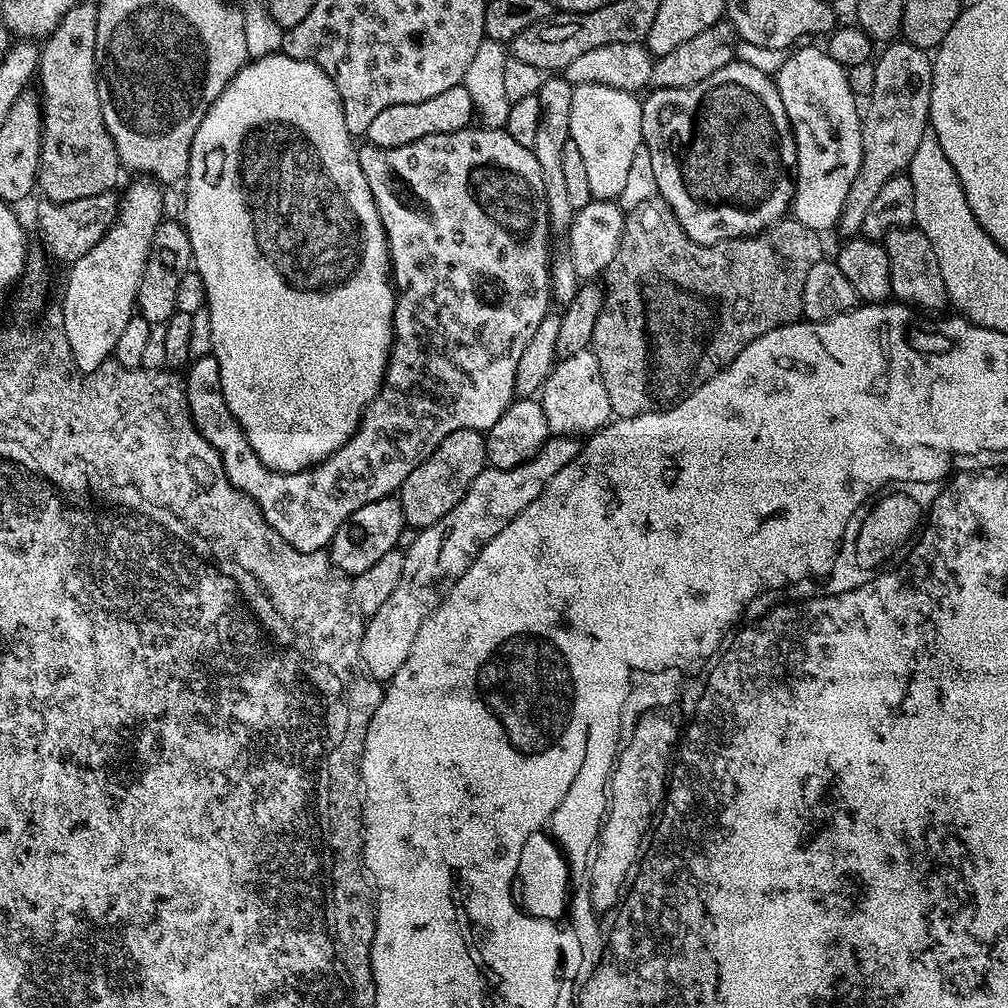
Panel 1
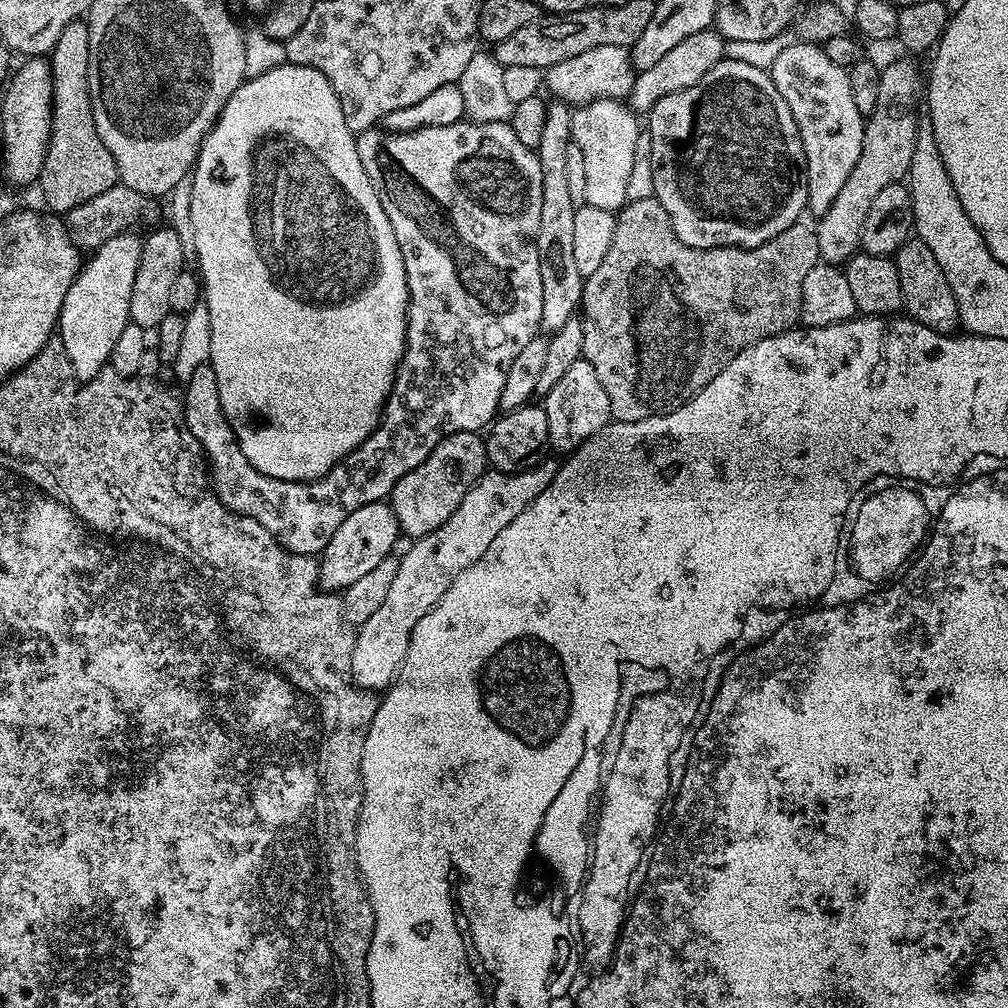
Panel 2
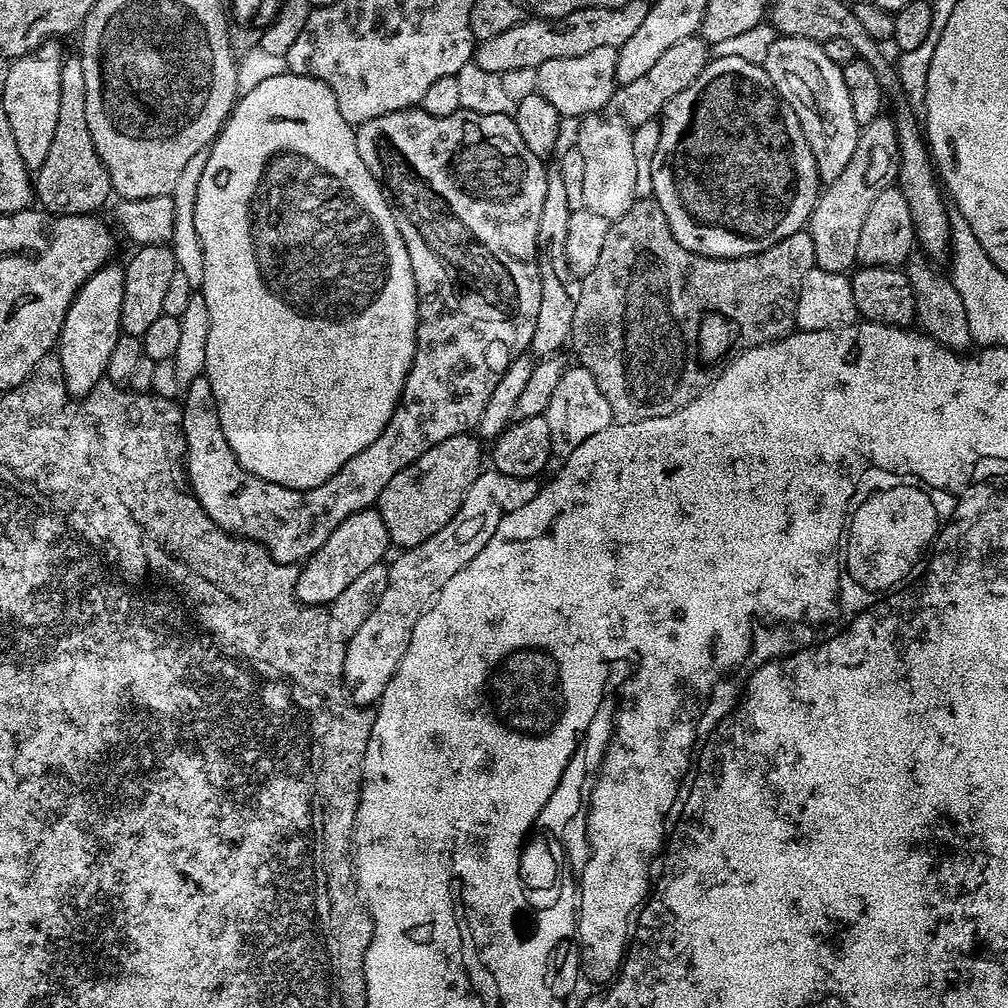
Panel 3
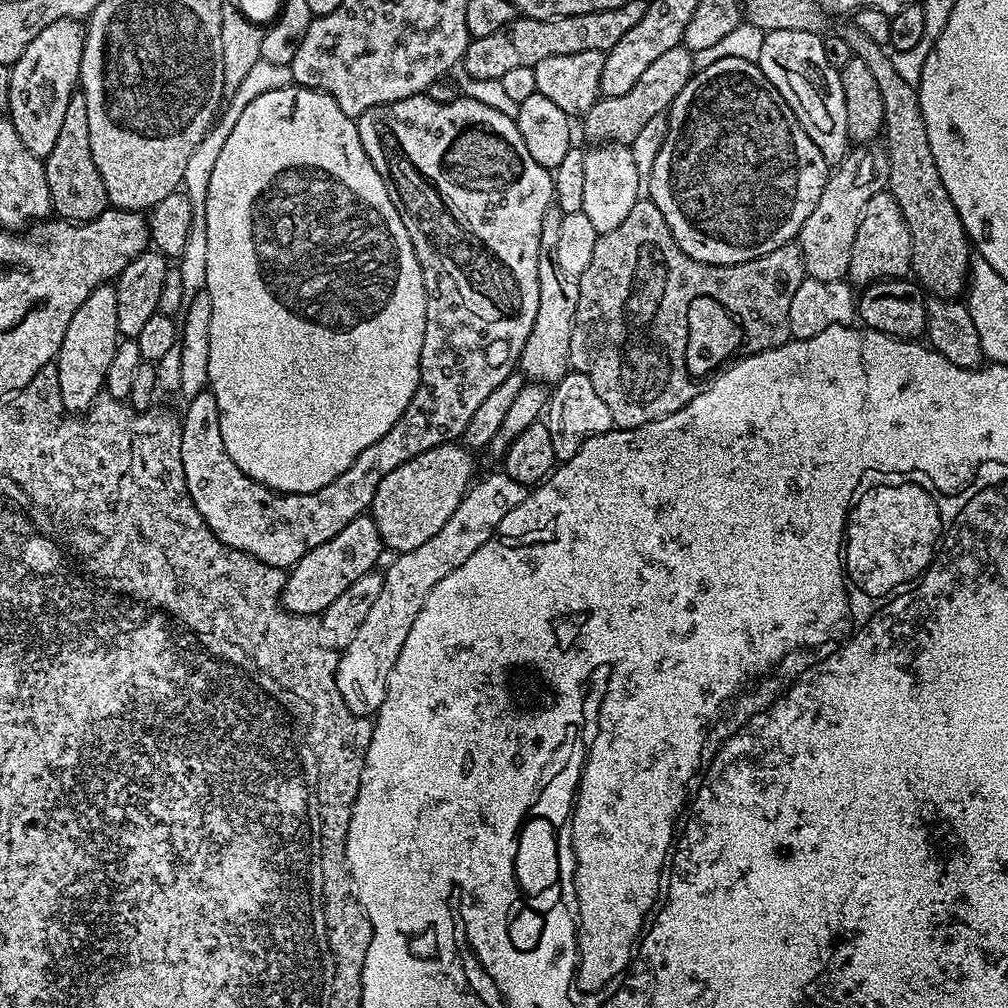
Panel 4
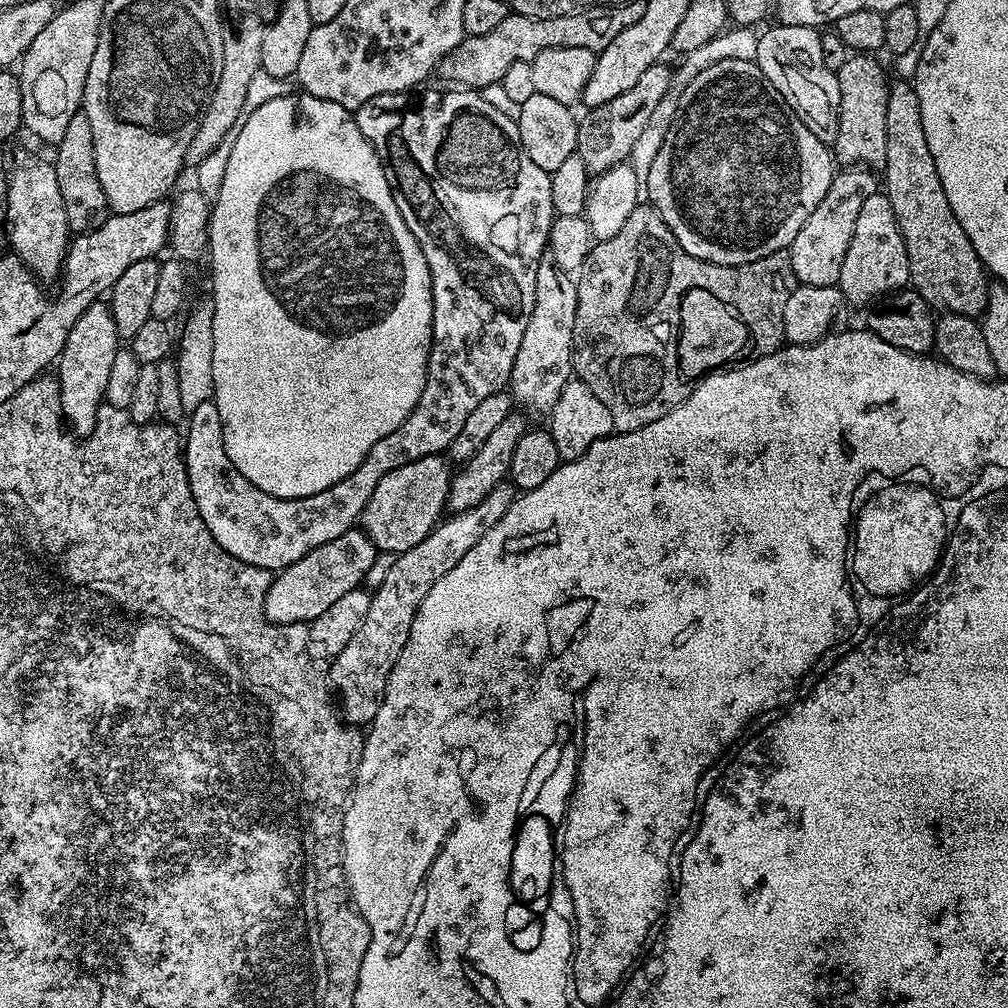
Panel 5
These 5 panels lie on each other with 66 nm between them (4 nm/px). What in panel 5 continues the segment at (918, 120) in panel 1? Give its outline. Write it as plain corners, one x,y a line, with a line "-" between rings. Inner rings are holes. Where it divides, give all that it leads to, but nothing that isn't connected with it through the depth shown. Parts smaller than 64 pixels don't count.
848,166
840,171
833,175
830,190
826,190
822,202
818,202
810,218
802,222
802,230
798,230
788,252
793,277
806,286
839,285
842,261
846,258
846,250
850,250
850,238
854,238
854,222
858,222
862,202
878,188
875,171
863,166

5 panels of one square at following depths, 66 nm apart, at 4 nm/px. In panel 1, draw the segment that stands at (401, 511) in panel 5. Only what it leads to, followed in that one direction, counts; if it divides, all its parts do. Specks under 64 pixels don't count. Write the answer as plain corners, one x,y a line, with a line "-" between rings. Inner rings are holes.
469,428
454,430
454,434
442,438
442,442
434,450
434,454
426,458
426,462
410,470
410,475
406,482
402,482
398,493
404,522
409,529
419,530
434,526
434,522
446,518
446,514
450,514
450,510
454,510
454,506
462,502
474,478
478,478
478,474
482,474
482,470
488,464
484,438
485,433

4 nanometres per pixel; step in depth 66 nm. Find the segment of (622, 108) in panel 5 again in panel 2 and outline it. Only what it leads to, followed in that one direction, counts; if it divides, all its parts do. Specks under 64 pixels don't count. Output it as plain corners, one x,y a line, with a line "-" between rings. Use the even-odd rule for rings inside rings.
707,28
698,34
690,34
690,38
678,42
678,46
669,50
660,61
654,62
650,70
636,73
636,81
628,92
626,103
633,112
647,114
658,98
666,98
666,94
681,92
694,86
694,82
702,82
702,78
706,78
706,74
710,74
710,70
714,70
714,66
718,66
718,62
725,59
725,56
726,41
719,32

